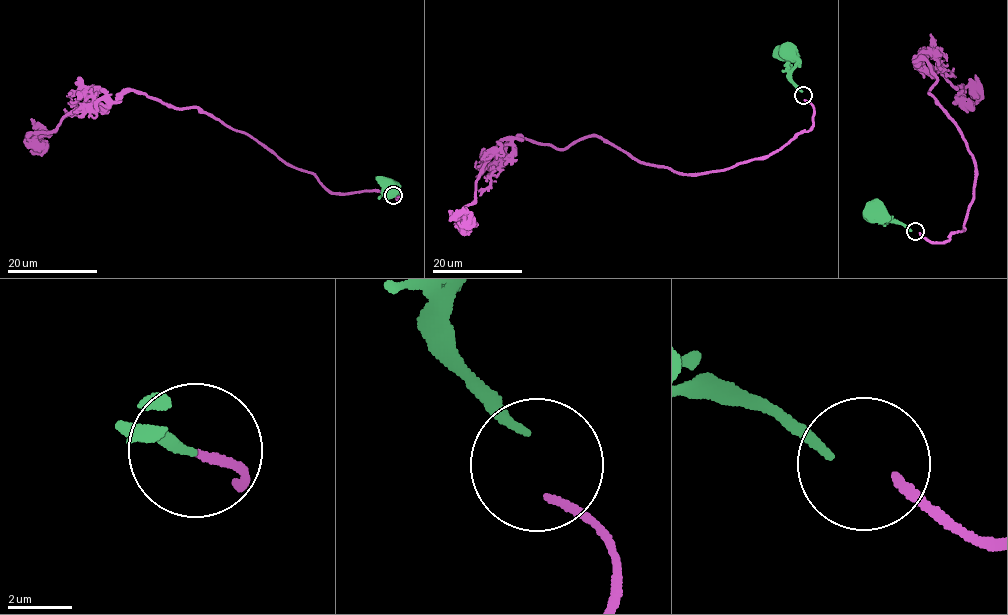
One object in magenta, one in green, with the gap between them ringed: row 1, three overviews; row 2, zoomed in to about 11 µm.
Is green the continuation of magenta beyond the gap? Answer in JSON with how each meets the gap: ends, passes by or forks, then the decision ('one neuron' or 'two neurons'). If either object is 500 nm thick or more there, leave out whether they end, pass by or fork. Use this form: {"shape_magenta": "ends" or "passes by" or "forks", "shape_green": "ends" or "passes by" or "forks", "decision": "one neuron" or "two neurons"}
{"shape_magenta": "ends", "shape_green": "ends", "decision": "one neuron"}

